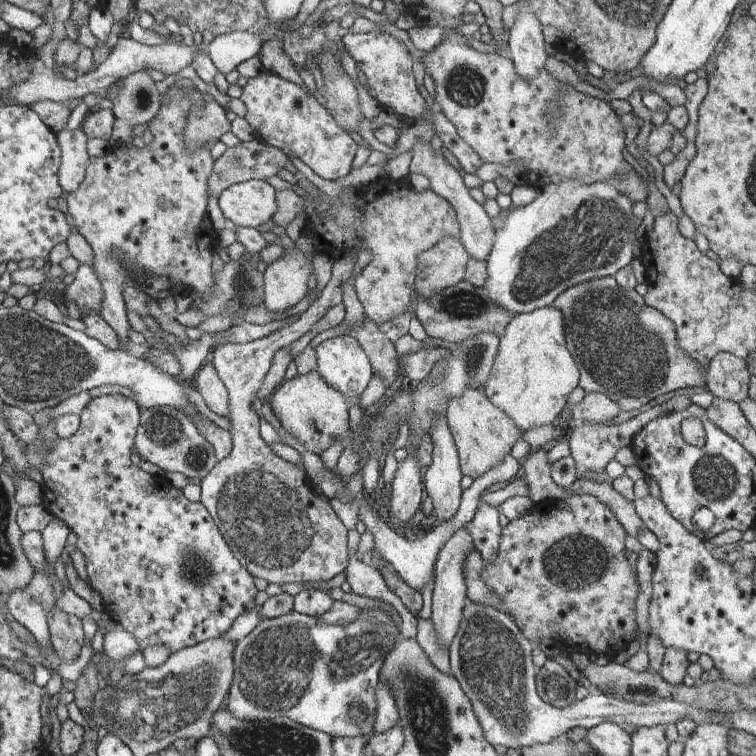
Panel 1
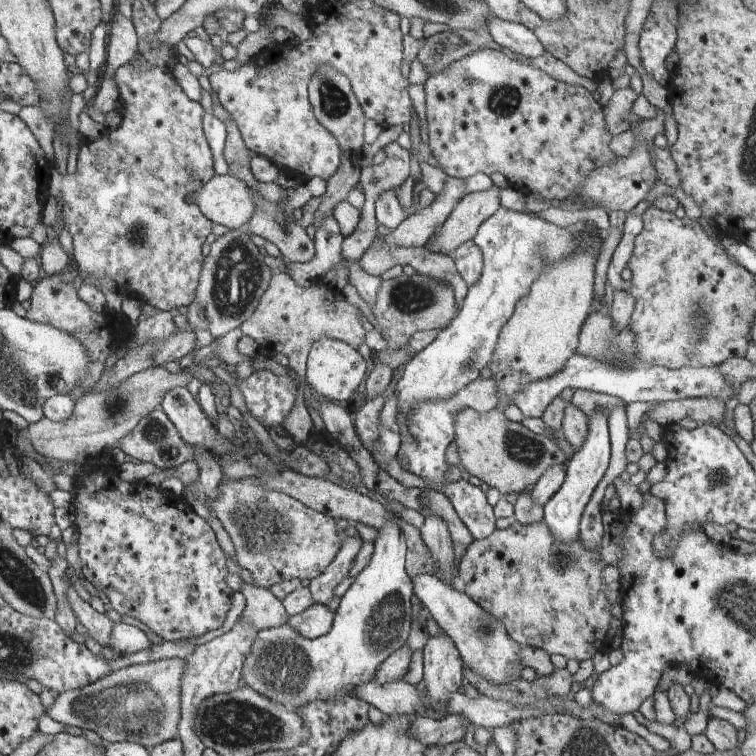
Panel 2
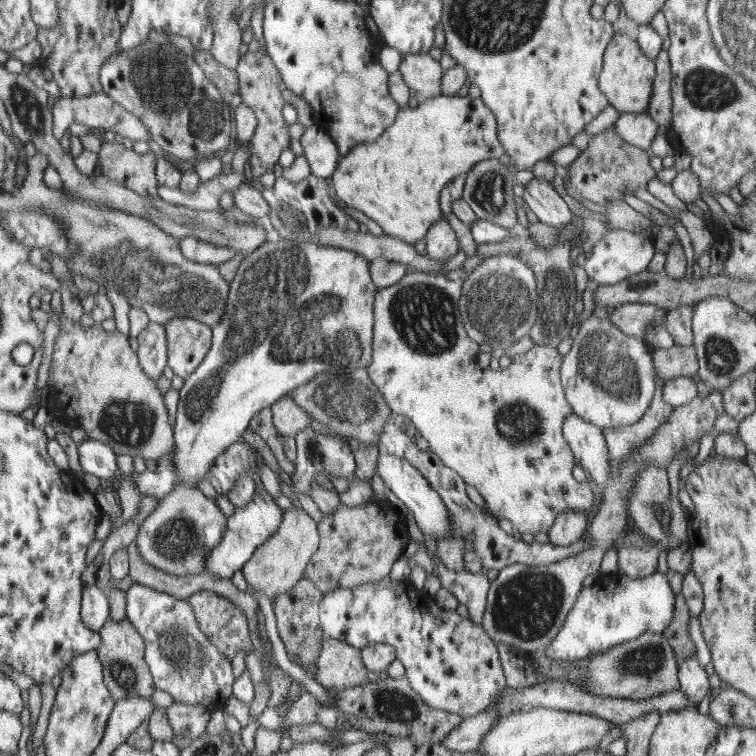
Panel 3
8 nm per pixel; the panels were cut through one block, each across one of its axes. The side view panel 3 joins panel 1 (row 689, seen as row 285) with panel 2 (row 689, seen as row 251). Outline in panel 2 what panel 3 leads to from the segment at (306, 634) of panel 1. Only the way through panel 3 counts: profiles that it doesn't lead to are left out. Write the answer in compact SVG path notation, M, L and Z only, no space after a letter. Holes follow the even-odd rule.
M388 522L379 531L373 544L370 563L354 578L353 584L341 597L340 606L334 615L334 625L326 635L318 639L304 639L287 623L258 631L242 673L248 686L286 705L289 710L300 710L304 708L304 704L313 701L349 696L357 685L374 678L379 666L405 646L410 637L414 582L405 570L407 554L405 537L396 524Z

